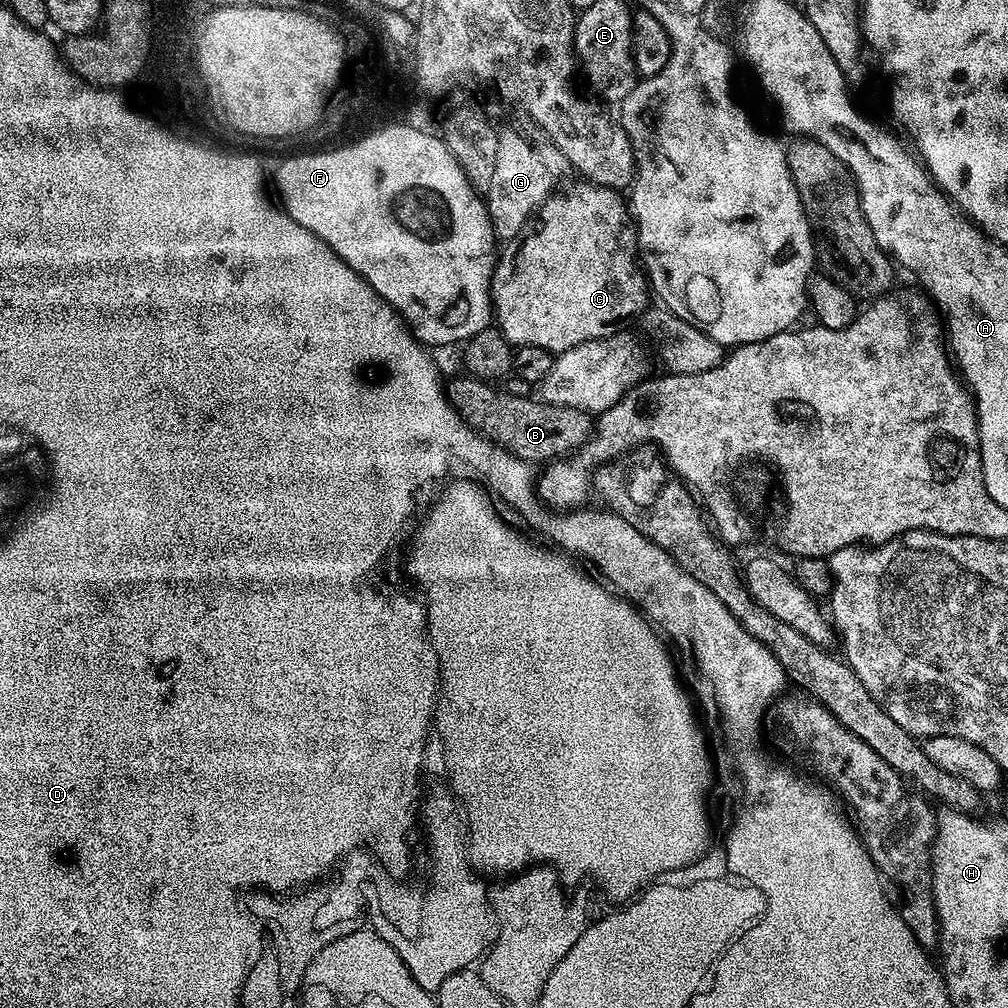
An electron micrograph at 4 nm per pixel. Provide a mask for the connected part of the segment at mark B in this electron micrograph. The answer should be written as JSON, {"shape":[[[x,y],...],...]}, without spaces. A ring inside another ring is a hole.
{"shape":[[[464,376],[447,381],[448,401],[470,428],[508,452],[513,452],[518,458],[529,462],[551,462],[567,457],[579,450],[593,431],[594,420],[587,412],[577,408],[554,408],[536,398],[531,400],[528,396],[499,392],[495,383]]]}

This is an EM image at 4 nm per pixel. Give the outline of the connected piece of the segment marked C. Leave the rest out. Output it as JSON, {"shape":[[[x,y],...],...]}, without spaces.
{"shape":[[[579,183],[565,192],[557,191],[540,205],[540,225],[521,242],[516,261],[501,263],[493,275],[494,324],[513,346],[542,346],[559,354],[582,342],[616,335],[631,316],[639,317],[649,307],[648,277],[638,259],[636,226],[625,197],[615,188]]]}

